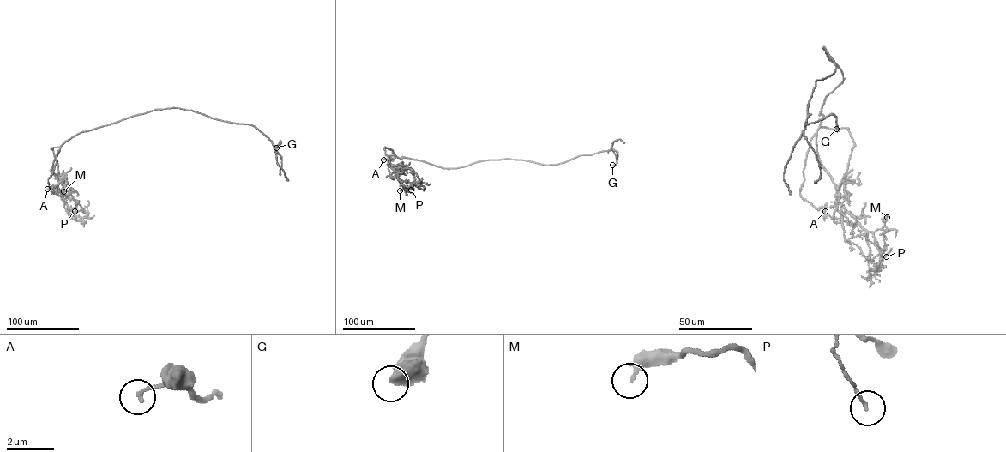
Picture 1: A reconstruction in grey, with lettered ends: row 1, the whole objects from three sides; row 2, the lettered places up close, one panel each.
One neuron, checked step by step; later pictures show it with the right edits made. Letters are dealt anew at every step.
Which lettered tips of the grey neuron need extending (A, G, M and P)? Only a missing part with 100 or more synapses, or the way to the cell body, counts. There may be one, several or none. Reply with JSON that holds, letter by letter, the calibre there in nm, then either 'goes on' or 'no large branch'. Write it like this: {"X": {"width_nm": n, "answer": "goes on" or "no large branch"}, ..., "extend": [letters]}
{"A": {"width_nm": 170, "answer": "no large branch"}, "G": {"width_nm": 550, "answer": "no large branch"}, "M": {"width_nm": 320, "answer": "no large branch"}, "P": {"width_nm": 110, "answer": "no large branch"}, "extend": []}

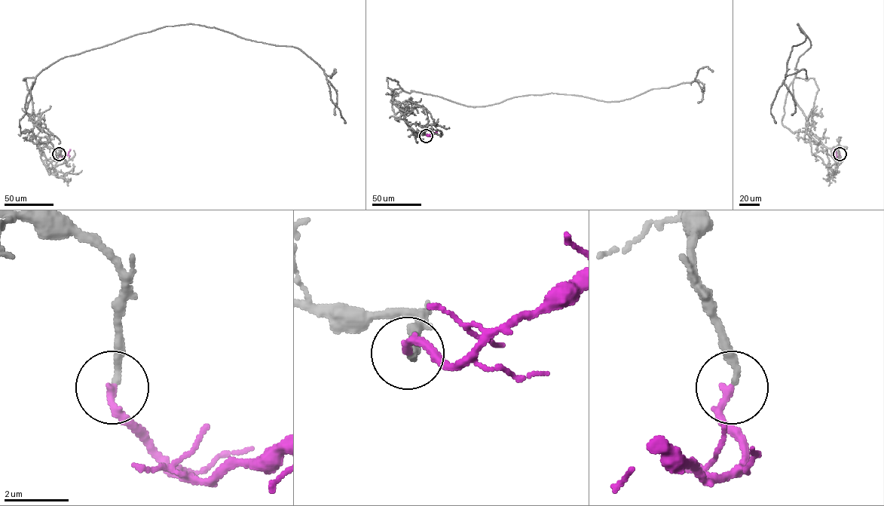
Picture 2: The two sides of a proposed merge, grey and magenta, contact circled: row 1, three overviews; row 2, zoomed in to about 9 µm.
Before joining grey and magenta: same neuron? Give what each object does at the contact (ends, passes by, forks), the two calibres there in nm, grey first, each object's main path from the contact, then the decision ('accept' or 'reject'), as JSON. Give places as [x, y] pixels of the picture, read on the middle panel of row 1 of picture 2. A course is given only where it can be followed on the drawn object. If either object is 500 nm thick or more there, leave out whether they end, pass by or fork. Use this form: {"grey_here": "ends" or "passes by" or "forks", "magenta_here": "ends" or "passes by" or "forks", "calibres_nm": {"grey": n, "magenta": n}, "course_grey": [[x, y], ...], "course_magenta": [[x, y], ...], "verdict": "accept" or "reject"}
{"grey_here": "ends", "magenta_here": "ends", "calibres_nm": {"grey": 220, "magenta": 240}, "course_grey": [[426, 136], [409, 127], [395, 89], [472, 106], [550, 93], [612, 102], [690, 83], [703, 67], [712, 72]], "course_magenta": [[426, 136], [438, 129]], "verdict": "accept"}

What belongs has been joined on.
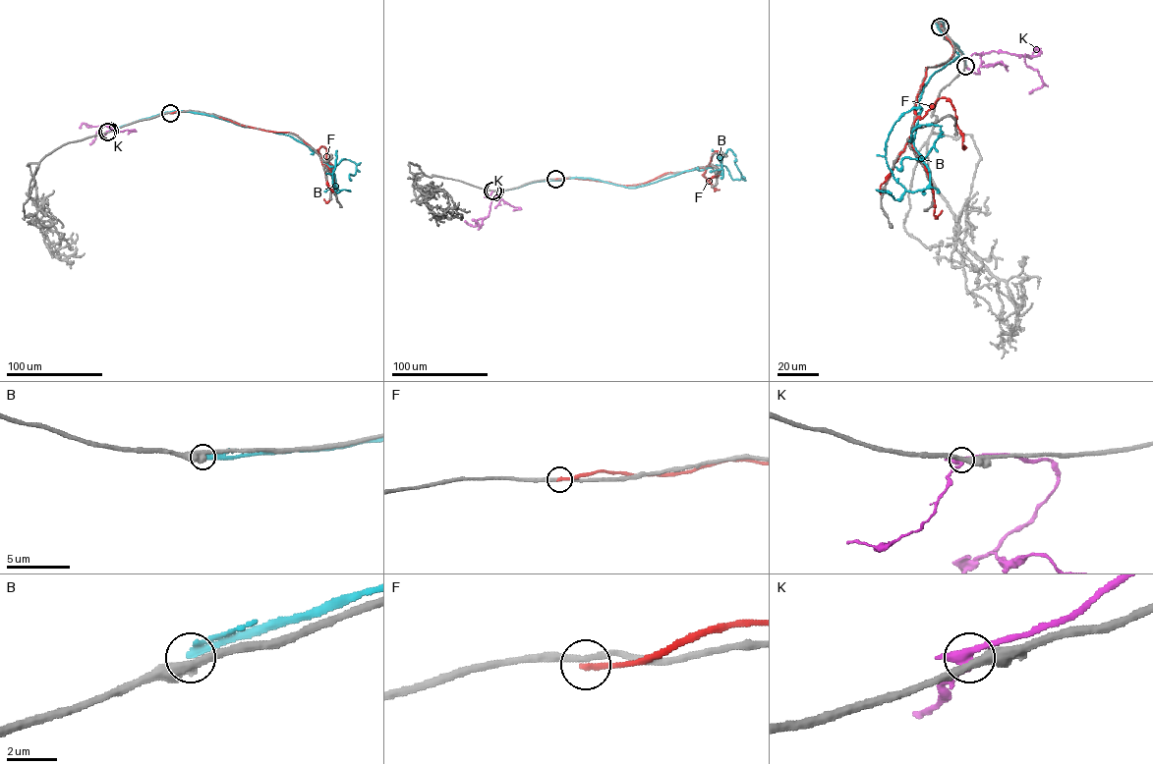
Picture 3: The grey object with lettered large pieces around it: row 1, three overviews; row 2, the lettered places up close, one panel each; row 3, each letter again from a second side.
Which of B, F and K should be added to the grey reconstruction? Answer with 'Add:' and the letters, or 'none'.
Add: none

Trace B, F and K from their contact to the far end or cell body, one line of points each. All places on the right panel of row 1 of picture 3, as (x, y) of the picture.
B: (965, 65), (939, 22), (958, 56), (923, 87), (913, 139), (930, 183), (910, 191), (885, 143), (921, 107)
F: (940, 27), (953, 52), (926, 67), (910, 136), (929, 175), (934, 215), (942, 210)
K: (965, 66), (965, 58), (974, 53), (993, 51), (1037, 56), (1041, 52), (1037, 47), (1030, 59)

